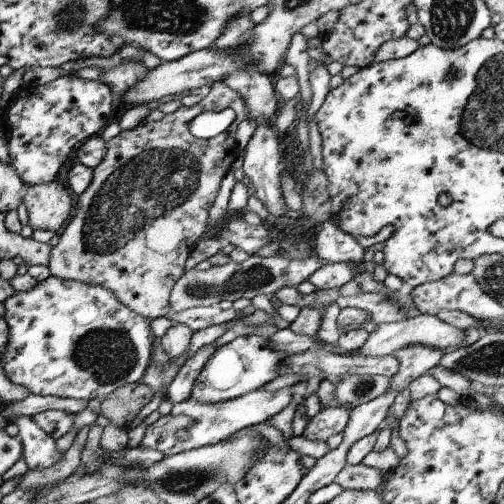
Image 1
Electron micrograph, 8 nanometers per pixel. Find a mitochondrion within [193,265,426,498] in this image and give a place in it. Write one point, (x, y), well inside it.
(364, 386)

